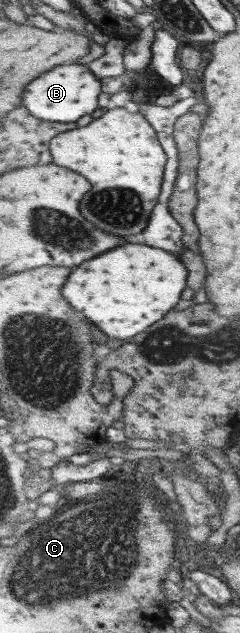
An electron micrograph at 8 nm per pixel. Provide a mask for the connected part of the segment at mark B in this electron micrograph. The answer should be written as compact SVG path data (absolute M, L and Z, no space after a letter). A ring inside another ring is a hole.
M78 62L65 63L49 72L42 73L39 80L33 80L23 96L29 112L41 120L49 122L77 122L79 118L93 114L99 108L101 78L89 70L87 65Z

